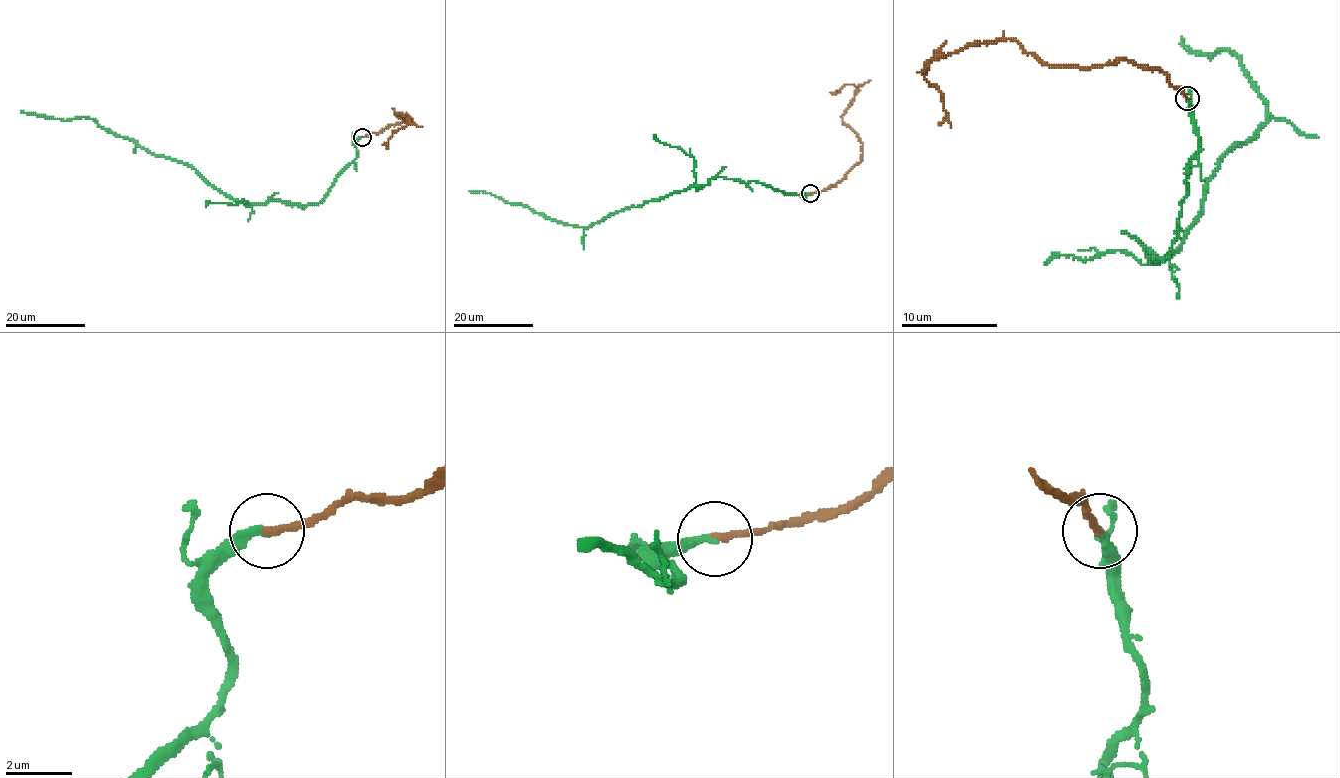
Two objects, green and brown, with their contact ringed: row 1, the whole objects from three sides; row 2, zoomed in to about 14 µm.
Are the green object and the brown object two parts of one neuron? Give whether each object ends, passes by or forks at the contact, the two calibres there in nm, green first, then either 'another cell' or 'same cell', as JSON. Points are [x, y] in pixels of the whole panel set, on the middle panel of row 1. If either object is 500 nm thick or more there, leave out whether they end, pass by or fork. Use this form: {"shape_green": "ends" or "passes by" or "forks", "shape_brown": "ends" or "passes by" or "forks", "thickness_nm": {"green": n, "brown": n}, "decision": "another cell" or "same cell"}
{"shape_green": "ends", "shape_brown": "ends", "thickness_nm": {"green": 240, "brown": 240}, "decision": "same cell"}

